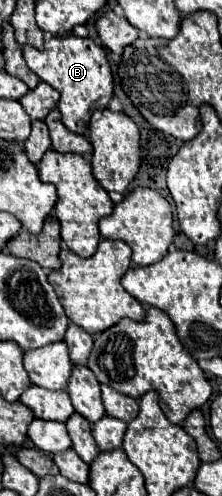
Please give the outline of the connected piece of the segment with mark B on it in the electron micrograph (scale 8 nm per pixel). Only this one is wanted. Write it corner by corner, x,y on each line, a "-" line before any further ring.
55,35
45,41
45,49
39,51
35,47
23,47
23,57
29,69
53,89
61,93
59,111
63,125
73,133
85,133
89,127
91,113
95,109
105,109
109,105
113,93
113,75
107,63
107,53
103,47
93,43
91,39
83,39
77,35

